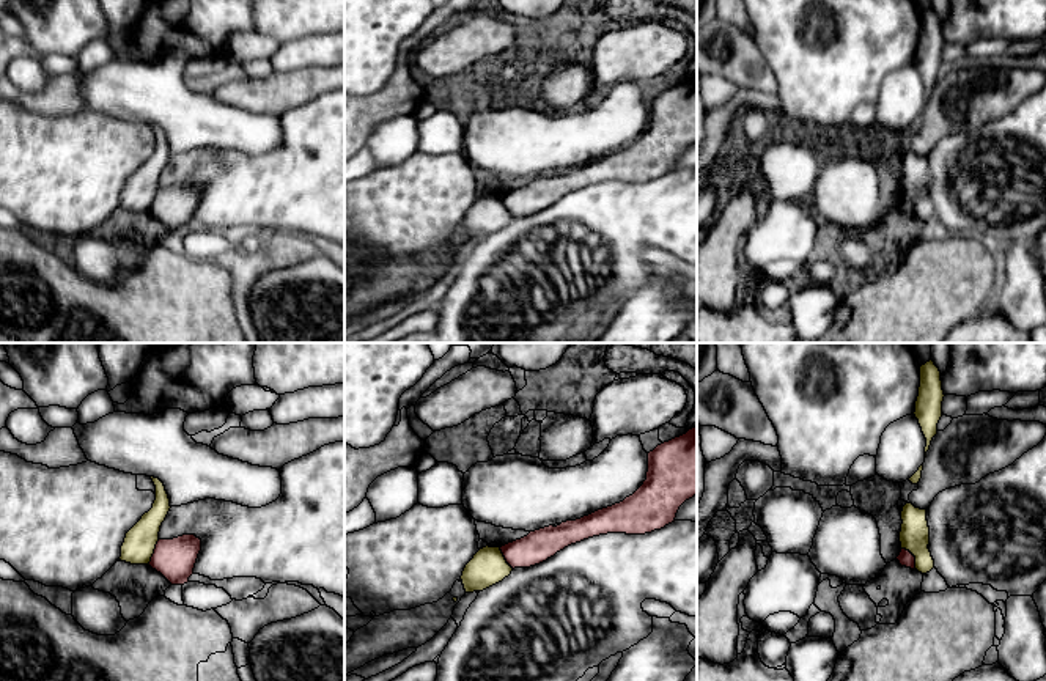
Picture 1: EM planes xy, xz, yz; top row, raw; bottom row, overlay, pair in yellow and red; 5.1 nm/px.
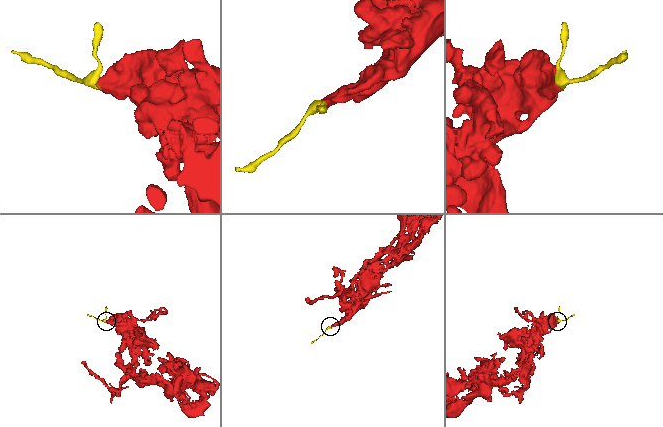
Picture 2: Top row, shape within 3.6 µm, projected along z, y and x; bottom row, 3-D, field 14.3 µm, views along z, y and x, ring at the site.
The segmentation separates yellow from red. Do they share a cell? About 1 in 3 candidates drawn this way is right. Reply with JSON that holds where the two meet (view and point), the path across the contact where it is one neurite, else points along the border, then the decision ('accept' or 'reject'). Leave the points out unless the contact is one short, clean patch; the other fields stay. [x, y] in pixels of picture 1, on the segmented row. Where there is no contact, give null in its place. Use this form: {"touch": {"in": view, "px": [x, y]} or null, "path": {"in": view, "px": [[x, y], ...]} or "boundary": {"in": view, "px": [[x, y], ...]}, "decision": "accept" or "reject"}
{"touch": {"in": "yz", "px": [914, 555]}, "boundary": {"in": "yz", "px": [[902, 548], [914, 557], [916, 568]]}, "decision": "reject"}

